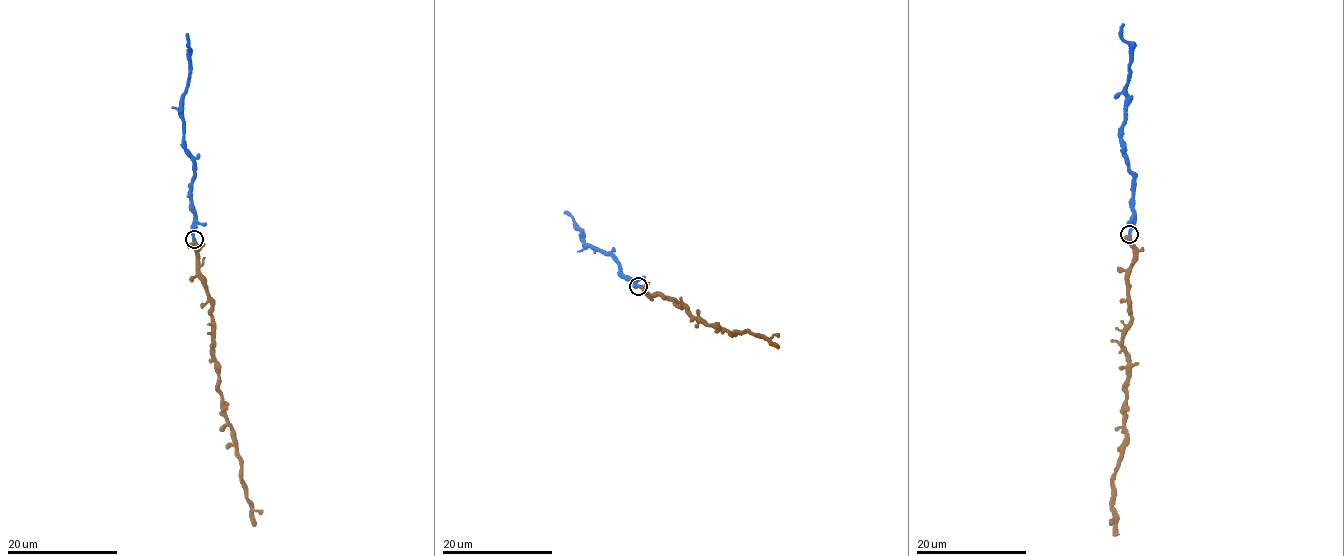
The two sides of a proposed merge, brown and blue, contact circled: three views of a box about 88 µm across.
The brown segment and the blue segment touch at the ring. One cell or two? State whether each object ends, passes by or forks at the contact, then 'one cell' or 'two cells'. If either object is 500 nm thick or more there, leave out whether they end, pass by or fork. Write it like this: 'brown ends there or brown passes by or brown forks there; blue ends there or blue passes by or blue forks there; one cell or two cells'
brown passes by; blue ends there; one cell

